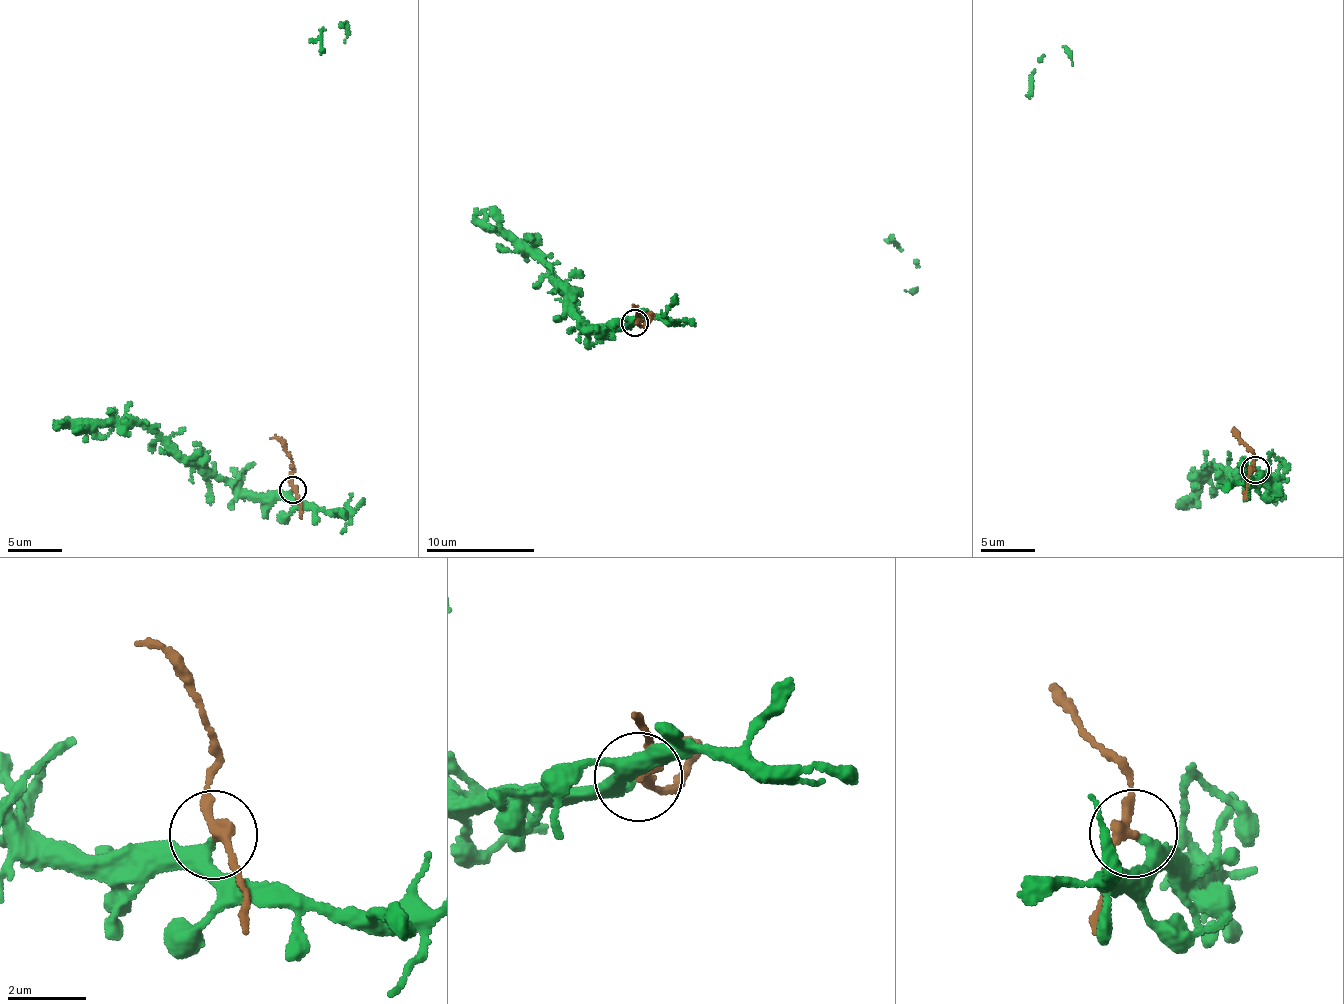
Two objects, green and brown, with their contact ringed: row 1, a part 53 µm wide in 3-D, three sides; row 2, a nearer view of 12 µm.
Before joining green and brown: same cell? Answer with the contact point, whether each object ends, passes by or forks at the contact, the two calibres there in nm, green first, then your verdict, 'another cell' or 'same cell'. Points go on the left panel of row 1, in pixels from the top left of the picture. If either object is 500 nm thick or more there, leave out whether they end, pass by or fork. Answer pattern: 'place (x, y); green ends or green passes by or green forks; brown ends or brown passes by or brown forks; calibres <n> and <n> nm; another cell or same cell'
place (292, 490); green passes by; brown passes by; calibres 280 and 260 nm; another cell

